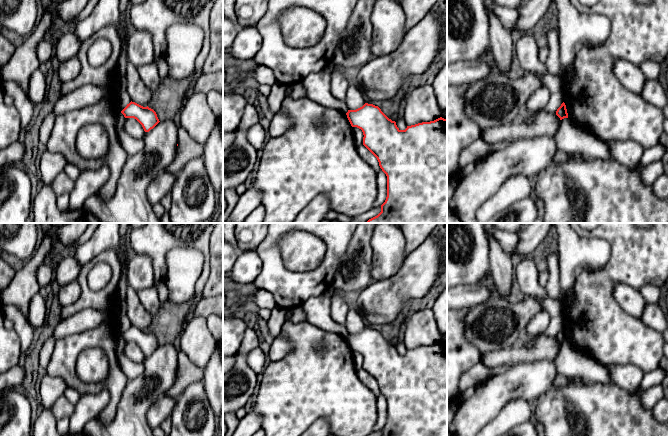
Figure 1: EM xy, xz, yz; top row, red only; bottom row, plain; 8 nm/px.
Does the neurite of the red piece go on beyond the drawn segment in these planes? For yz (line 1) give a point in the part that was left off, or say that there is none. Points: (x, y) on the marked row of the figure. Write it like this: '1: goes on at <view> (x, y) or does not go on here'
1: does not go on here

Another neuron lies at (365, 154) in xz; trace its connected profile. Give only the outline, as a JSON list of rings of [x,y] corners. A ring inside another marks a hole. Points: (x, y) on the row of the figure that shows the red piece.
[[[363,144],[357,146],[357,151],[360,157],[376,172],[381,169],[377,158]]]

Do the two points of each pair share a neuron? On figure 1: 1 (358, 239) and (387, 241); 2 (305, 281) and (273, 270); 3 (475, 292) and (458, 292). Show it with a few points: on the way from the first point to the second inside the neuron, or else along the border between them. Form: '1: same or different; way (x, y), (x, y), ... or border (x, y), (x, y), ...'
1: different; border (373, 233), (371, 238), (371, 263)
2: same; way (297, 280), (284, 280), (281, 278)
3: same; way (471, 292), (462, 292)

